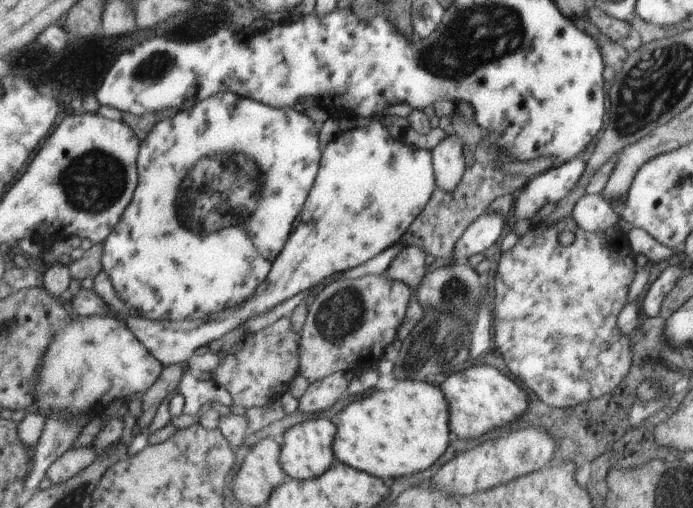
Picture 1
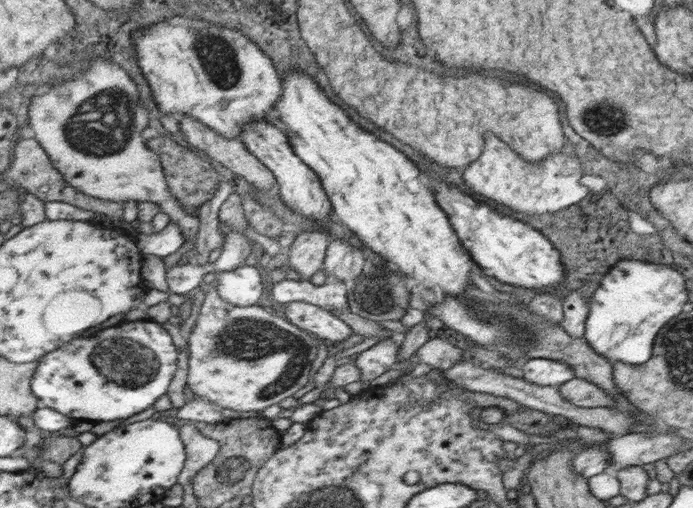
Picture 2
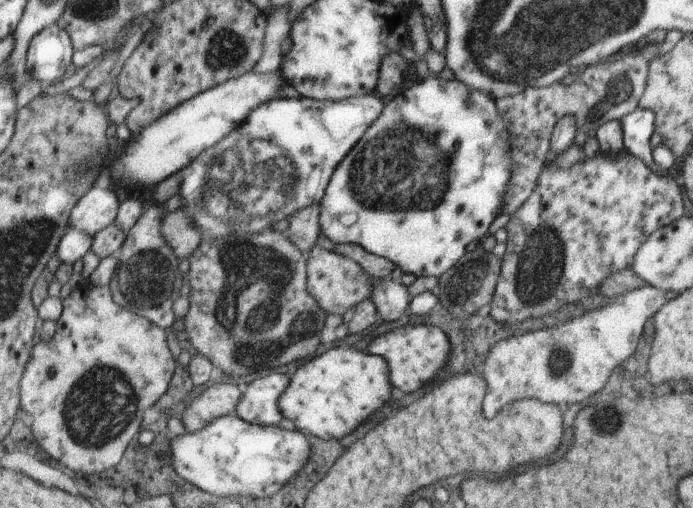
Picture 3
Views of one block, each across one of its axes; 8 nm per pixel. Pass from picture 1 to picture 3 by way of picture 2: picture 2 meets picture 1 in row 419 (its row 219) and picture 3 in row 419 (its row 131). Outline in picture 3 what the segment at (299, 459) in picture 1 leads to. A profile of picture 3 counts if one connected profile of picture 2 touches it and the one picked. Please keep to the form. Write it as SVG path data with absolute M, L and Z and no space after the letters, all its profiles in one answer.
M267 374L263 378L255 378L247 384L233 414L255 426L277 426L279 418L283 418L277 400L289 384L291 382L285 374Z

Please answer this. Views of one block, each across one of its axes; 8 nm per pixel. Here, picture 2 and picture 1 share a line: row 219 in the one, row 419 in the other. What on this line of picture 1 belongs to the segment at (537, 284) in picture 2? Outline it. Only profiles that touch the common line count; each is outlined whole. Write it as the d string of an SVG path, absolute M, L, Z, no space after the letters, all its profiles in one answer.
M473 364L455 374L447 374L441 382L441 388L443 396L447 396L447 404L451 406L449 428L459 438L475 438L491 428L503 426L511 422L515 416L519 416L527 406L523 390L489 364Z

